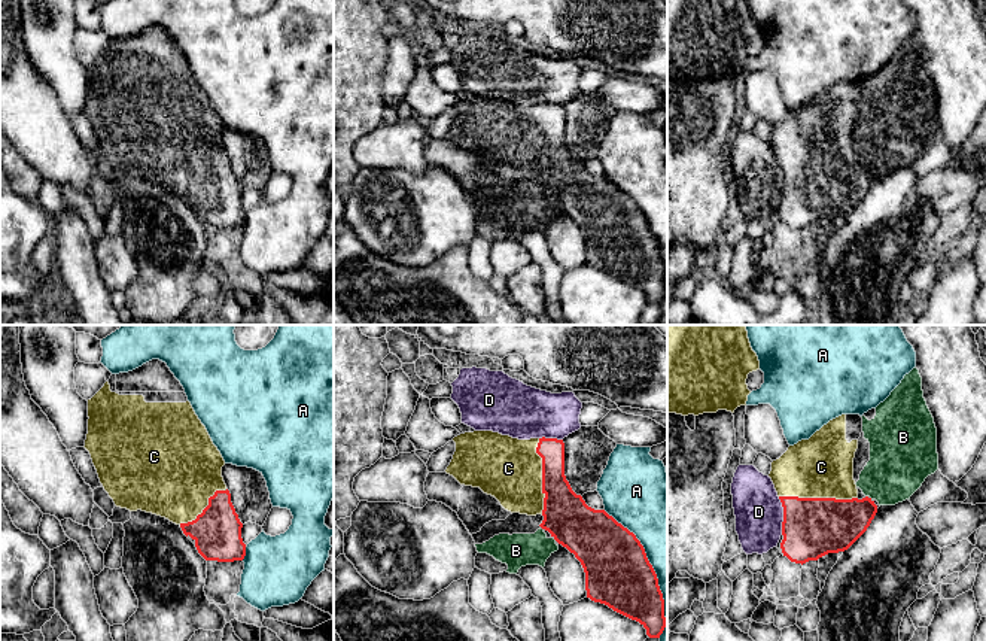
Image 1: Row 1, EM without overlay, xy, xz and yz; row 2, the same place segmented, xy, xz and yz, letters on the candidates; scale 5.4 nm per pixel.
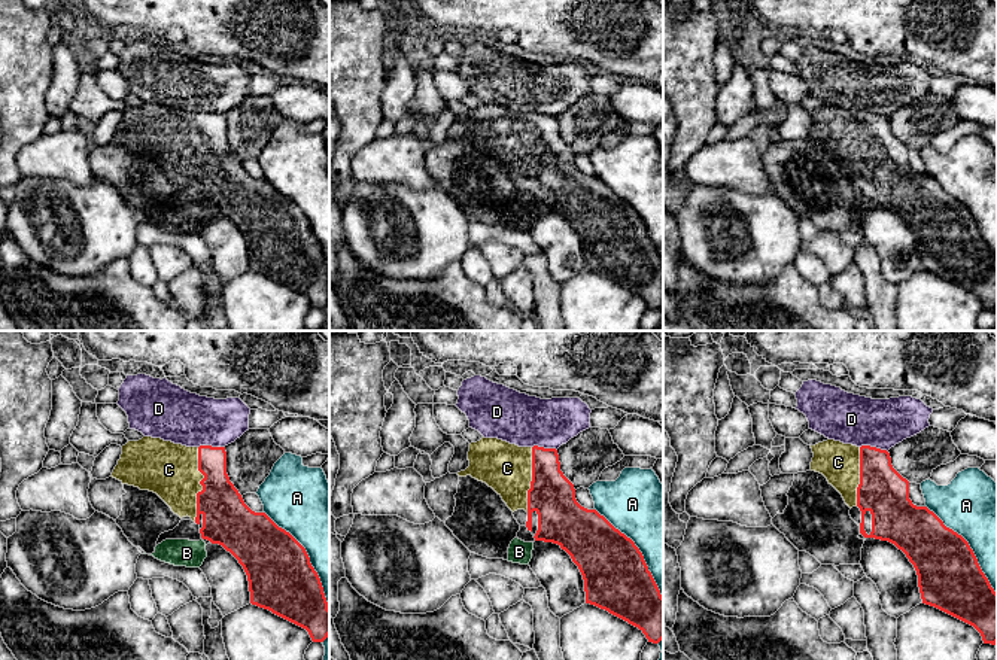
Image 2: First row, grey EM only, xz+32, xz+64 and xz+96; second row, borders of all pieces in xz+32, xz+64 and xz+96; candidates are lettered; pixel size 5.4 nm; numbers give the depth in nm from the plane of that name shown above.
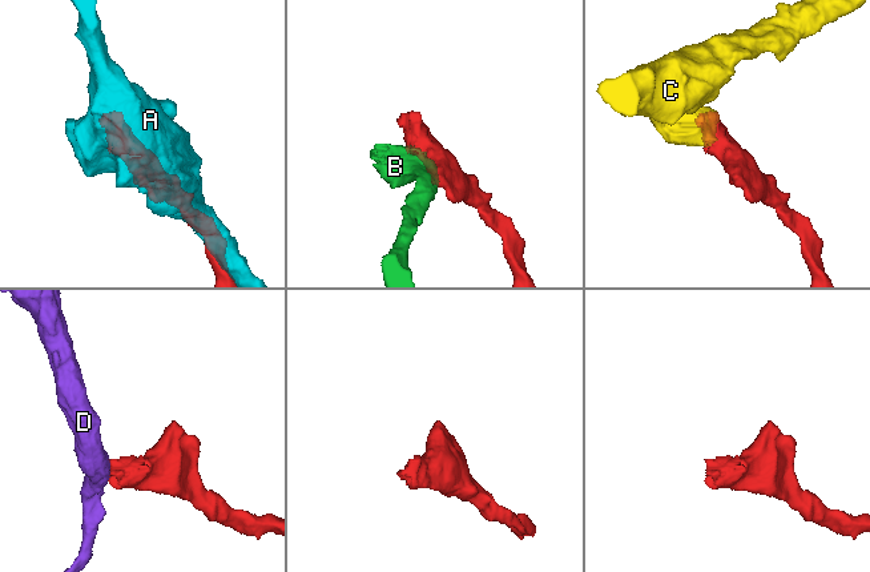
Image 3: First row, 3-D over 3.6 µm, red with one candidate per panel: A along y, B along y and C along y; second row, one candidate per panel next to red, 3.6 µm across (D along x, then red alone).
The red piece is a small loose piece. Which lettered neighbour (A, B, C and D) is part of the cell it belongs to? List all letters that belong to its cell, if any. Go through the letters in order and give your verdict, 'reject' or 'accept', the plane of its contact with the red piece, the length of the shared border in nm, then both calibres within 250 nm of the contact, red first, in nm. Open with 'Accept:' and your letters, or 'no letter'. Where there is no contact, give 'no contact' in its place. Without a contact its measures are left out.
Accept: C
A: reject | xz | 750 nm | 360/320 nm
B: reject | no contact
C: accept | yz | 420 nm | 320/340 nm
D: reject | yz | 200 nm | 320/260 nm

